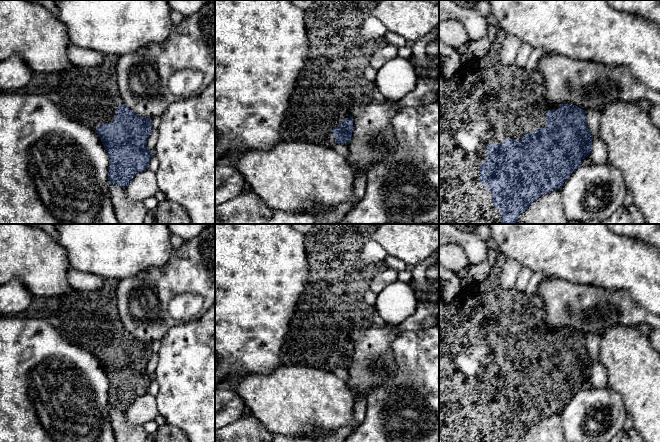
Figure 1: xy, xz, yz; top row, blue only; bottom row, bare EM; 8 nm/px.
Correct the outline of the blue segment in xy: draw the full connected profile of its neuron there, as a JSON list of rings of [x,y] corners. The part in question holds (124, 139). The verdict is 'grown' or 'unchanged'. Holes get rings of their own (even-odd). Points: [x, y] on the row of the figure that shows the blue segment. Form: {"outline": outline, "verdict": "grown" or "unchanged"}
{"outline": [[[104,55],[103,62],[97,66],[74,66],[51,74],[35,73],[20,92],[46,97],[66,117],[94,130],[109,157],[110,184],[124,189],[135,174],[148,169],[153,154],[146,147],[146,141],[153,129],[150,118],[137,115],[122,102],[117,86],[118,58],[114,55]]], "verdict": "grown"}

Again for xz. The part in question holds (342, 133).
{"outline": [[[314,0],[305,10],[305,27],[309,41],[308,55],[282,122],[283,141],[309,142],[330,148],[333,148],[336,143],[347,145],[353,132],[351,107],[354,104],[366,104],[374,100],[375,84],[364,77],[364,72],[372,56],[388,45],[384,37],[365,40],[360,35],[361,25],[372,15],[377,4],[376,0]]], "verdict": "grown"}

